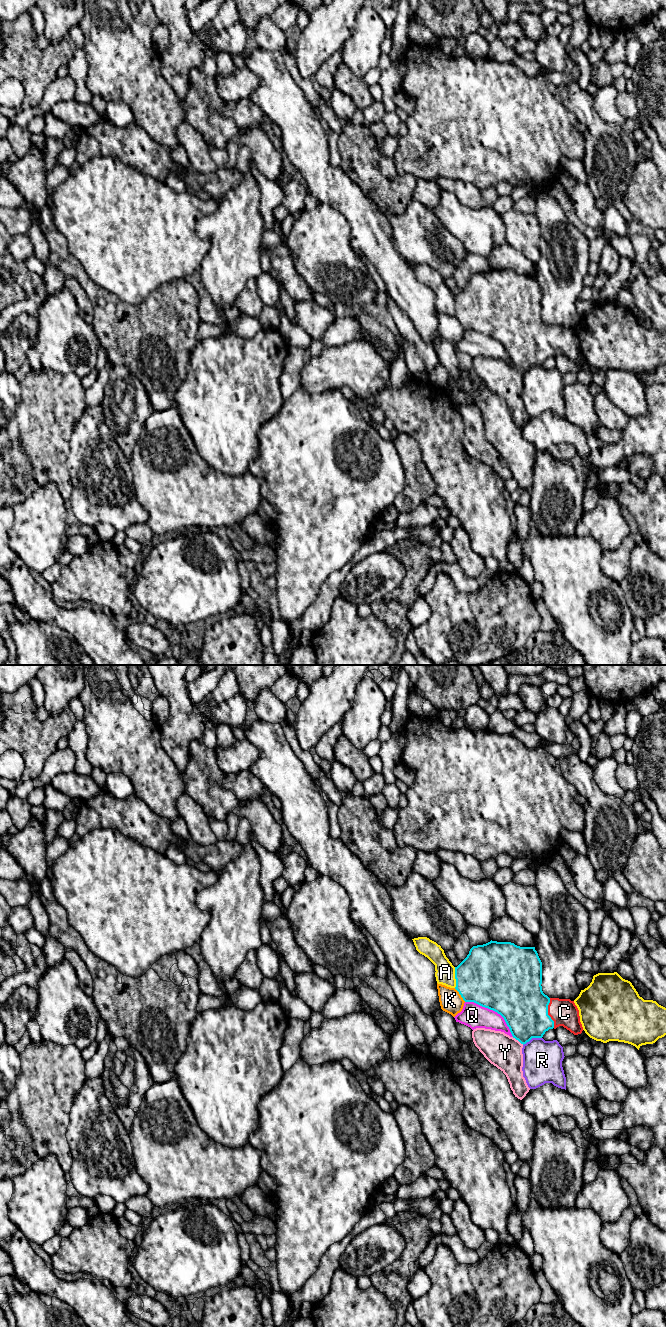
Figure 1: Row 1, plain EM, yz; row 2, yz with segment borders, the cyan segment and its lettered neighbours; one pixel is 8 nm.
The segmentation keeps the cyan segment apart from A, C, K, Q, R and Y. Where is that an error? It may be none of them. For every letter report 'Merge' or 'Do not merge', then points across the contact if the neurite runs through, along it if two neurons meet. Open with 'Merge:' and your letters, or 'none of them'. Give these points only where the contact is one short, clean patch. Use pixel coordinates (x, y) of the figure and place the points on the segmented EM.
Merge: C
A: Do not merge
C: Merge. Path across: yz (520, 1000), (533, 1013), (547, 1013), (564, 1012)
K: Do not merge. Boundary: yz (454, 988), (465, 1001)
Q: Do not merge
R: Do not merge
Y: Do not merge

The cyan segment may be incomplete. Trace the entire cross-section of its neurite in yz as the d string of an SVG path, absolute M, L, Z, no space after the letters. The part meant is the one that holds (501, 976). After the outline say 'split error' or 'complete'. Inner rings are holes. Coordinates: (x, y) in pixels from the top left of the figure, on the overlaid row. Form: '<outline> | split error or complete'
M490 941L483 945L473 946L467 957L455 967L455 989L465 1002L474 1002L500 1014L510 1032L521 1044L532 1038L542 1038L549 1029L563 1026L574 1035L583 1031L579 1010L570 999L549 998L542 991L542 962L535 947L520 947L511 942Z | split error

